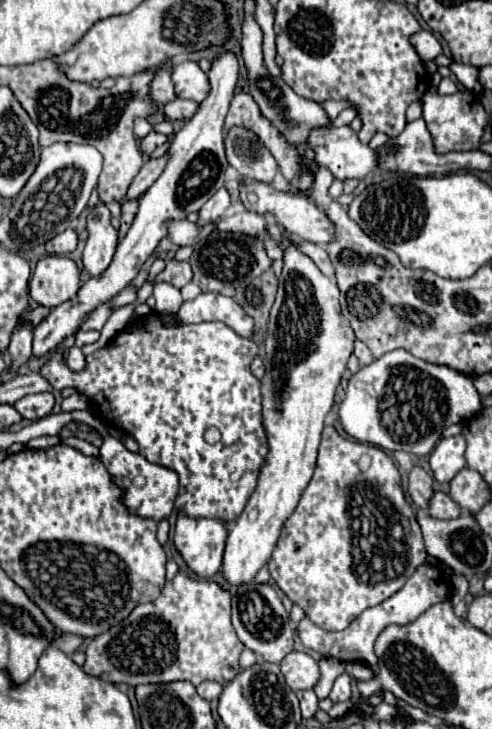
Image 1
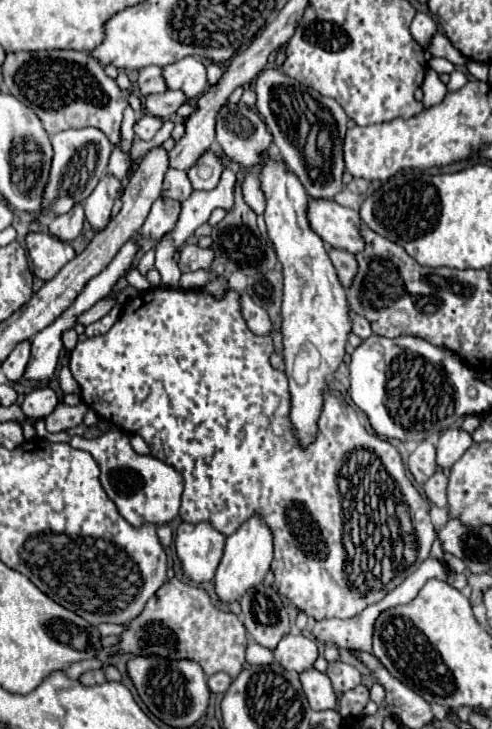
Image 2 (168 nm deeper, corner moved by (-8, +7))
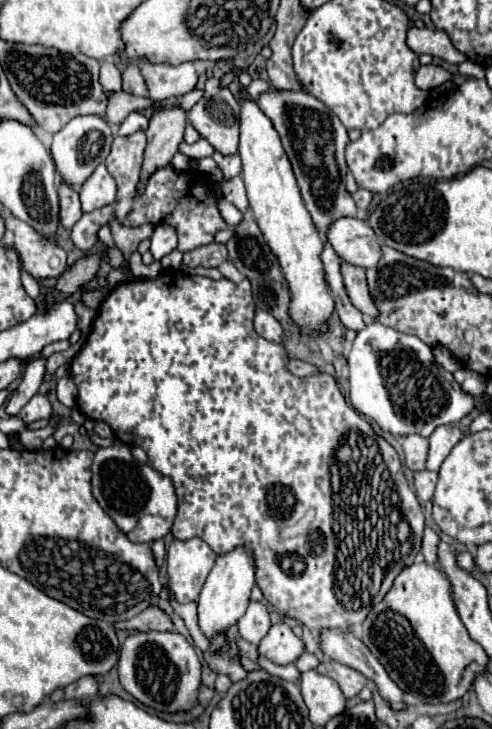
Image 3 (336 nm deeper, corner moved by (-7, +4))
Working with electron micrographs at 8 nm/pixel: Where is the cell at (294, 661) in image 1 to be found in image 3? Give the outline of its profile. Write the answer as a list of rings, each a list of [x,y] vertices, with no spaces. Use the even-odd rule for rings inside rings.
[[[273,624],[265,640],[259,644],[259,654],[269,658],[275,664],[287,666],[295,664],[301,654],[305,654],[305,644],[293,634],[287,624]]]

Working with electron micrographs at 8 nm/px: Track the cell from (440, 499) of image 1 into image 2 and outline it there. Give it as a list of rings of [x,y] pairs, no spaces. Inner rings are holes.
[[[438,469],[426,483],[424,483],[424,493],[426,497],[438,505],[438,507],[446,507],[448,501],[446,501],[446,485],[448,485],[448,479],[446,475],[442,473],[442,469]]]

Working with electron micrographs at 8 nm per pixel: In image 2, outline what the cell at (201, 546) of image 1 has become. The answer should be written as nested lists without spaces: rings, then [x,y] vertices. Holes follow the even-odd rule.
[[[182,523],[176,531],[174,547],[184,577],[198,585],[212,581],[222,559],[224,541],[226,537],[210,523]]]

